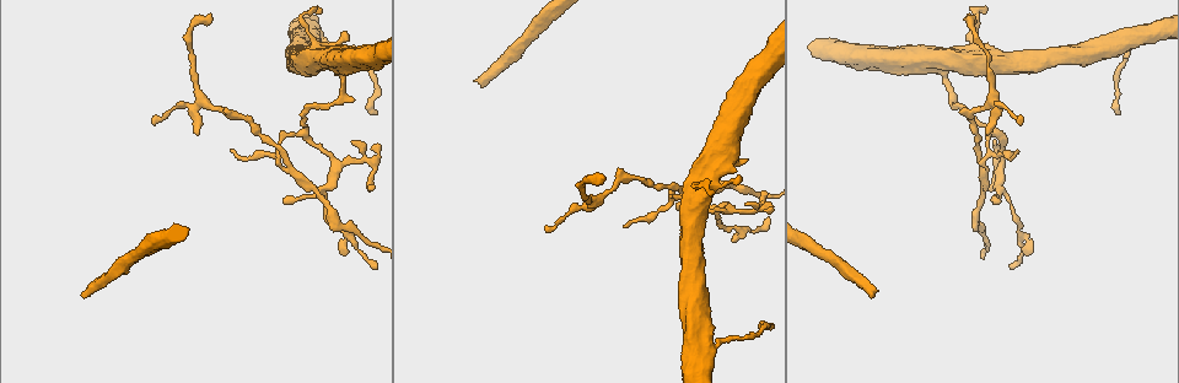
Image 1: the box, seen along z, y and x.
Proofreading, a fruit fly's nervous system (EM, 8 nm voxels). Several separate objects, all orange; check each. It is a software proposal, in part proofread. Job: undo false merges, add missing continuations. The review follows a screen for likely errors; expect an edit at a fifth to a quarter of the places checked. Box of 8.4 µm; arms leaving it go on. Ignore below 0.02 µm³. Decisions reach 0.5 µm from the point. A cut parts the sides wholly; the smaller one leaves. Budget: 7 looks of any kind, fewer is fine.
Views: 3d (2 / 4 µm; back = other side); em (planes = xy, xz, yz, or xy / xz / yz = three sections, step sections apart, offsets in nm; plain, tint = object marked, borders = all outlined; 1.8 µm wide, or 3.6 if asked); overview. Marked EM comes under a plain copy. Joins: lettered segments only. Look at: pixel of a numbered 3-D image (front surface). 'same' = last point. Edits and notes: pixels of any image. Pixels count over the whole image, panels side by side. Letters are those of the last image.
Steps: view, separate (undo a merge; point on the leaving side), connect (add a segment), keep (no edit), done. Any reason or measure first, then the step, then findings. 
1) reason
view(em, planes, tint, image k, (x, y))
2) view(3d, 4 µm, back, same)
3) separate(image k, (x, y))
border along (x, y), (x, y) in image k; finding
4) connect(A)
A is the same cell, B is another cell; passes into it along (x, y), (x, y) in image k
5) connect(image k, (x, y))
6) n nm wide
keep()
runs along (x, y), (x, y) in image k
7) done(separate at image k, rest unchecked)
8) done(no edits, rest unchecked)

tapers out
view(em, xy, step 16, borders, image 1, (1019, 121))

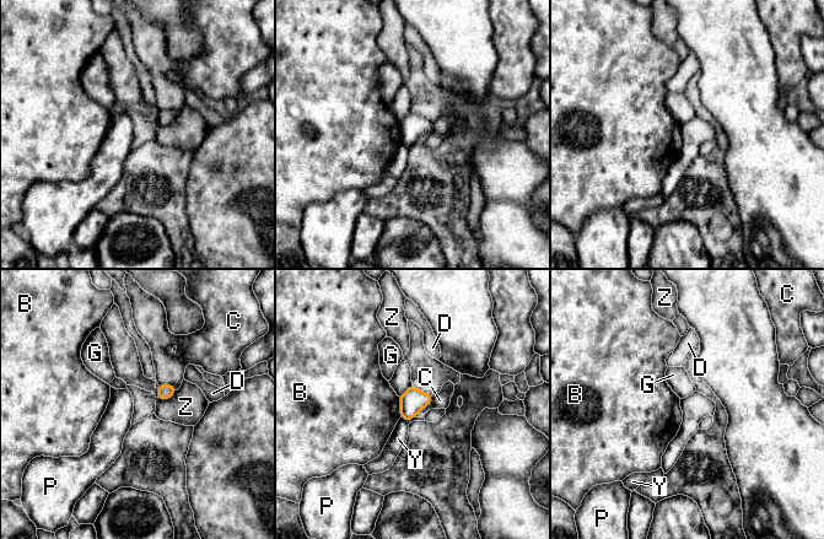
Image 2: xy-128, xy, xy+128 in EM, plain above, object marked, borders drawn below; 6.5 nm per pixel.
keep()
B, C, D, G, P, Y and Z are other cells; border along (159, 384), (172, 384), (177, 389) in image 2; no lettered segment goes on from it

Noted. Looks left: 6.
tapers out
view(3d, 4 µm, back, image 1, (623, 226))

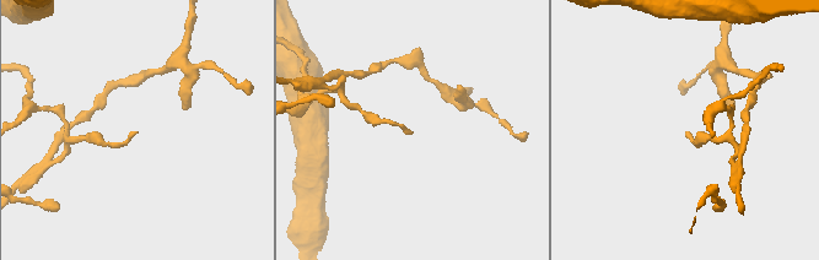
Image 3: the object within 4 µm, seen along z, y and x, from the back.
shape alone is not enough
view(em, 3.6 µm, planes, borders, image 3, (408, 133))

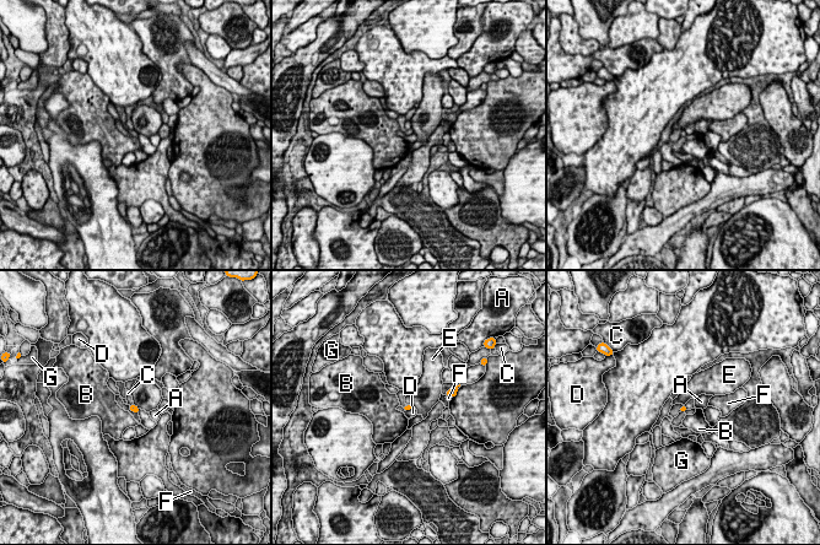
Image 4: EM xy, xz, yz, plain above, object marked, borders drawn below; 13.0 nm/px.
keep()
A, B, C, D, E, F and G are other cells; border along (138, 409), (139, 413) in image 4; no lettered segment goes on from it

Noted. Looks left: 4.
an open end
view(em, yz, step 8, tint, image 1, (872, 296))

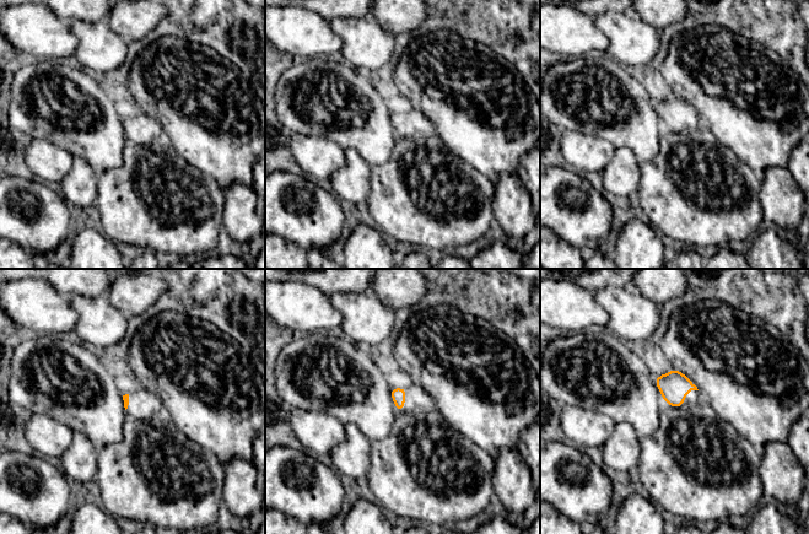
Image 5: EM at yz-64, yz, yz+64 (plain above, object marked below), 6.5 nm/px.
view(em, planes, borders, same)

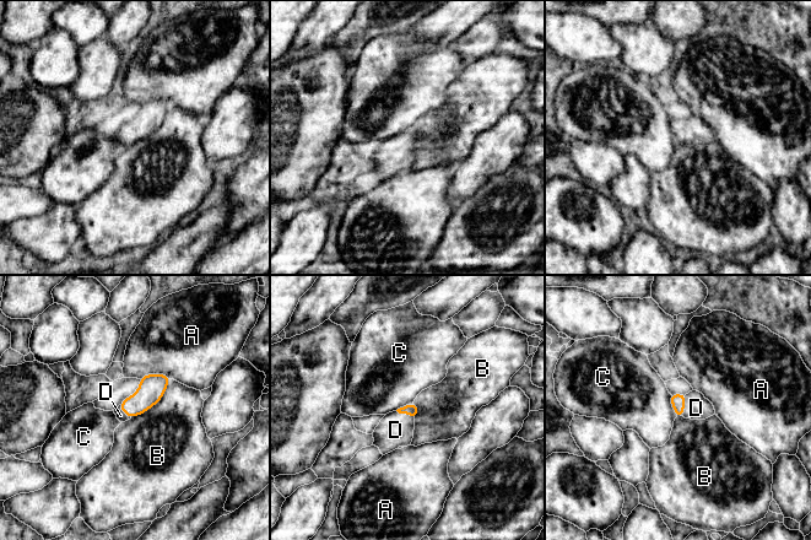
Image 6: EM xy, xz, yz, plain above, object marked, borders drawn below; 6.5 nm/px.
connect(D)
D is the same cell, A, B and C are other cells; passes into it along (677, 400), (684, 405), (696, 408) in image 6; the neuron continues

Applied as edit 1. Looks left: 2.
done(connect at image 6, rest unchecked)

